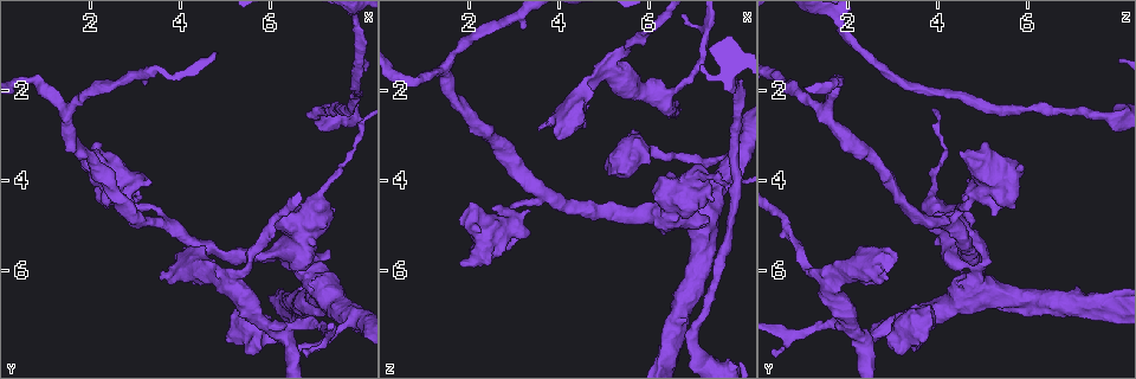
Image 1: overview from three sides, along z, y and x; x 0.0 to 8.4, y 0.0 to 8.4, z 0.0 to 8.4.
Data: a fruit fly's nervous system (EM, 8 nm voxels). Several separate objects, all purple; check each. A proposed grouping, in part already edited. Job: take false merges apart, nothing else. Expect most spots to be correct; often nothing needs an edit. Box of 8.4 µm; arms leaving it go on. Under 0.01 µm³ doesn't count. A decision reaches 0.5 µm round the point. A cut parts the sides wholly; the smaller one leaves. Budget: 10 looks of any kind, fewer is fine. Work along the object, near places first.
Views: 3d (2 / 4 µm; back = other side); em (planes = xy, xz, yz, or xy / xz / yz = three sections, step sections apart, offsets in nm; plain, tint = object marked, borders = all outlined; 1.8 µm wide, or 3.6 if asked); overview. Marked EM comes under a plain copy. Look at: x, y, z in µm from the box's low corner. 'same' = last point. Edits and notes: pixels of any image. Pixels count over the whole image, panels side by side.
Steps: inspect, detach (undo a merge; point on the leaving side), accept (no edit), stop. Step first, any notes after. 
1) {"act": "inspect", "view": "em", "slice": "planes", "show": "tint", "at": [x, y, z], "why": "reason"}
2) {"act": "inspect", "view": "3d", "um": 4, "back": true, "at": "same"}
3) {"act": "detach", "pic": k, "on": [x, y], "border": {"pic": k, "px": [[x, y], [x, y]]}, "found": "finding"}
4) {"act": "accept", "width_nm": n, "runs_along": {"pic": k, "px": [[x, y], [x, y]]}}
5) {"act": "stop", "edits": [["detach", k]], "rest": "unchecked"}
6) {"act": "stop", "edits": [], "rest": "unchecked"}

{"act": "inspect", "view": "em", "um": 3.6, "slice": "xy", "step": 4, "show": "tint", "at": [4.40, 5.95, 2.15], "why": "side arm on a straight run"}

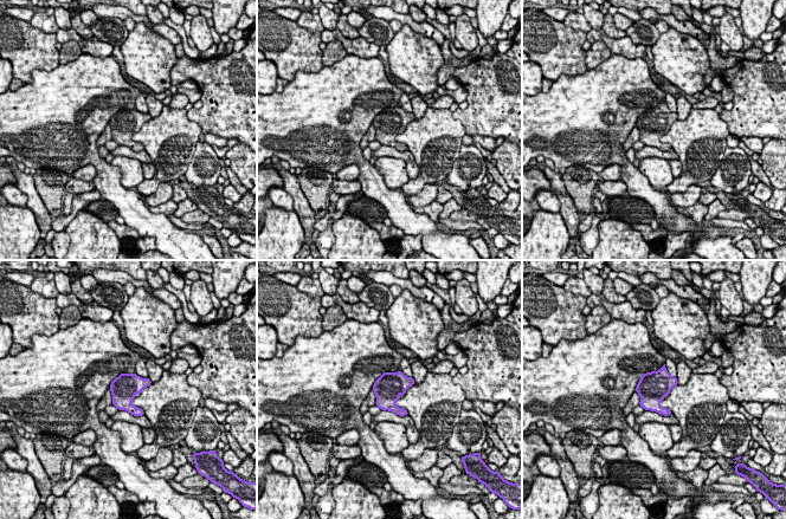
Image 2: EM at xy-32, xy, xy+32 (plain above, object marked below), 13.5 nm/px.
{"act": "inspect", "view": "em", "um": 3.6, "slice": "planes", "show": "tint", "at": "same", "why": "cut it another way"}

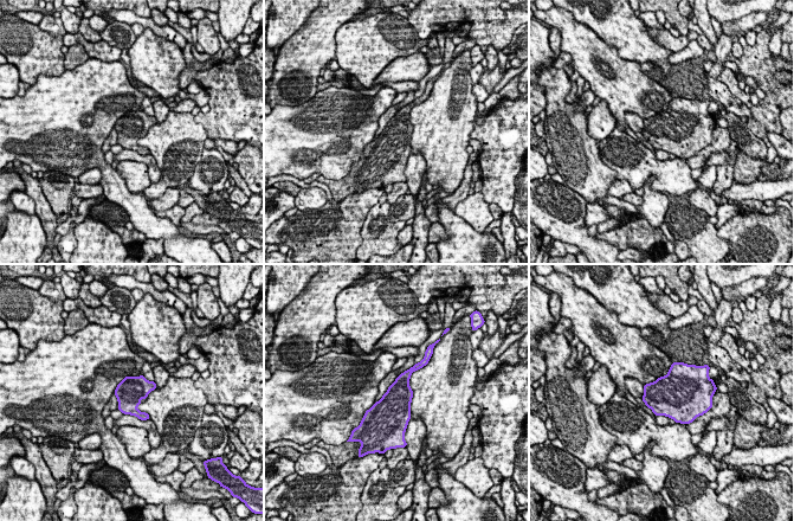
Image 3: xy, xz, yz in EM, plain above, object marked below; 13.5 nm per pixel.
{"act": "accept", "width_nm": 400, "found": "one cell here"}

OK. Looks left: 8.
{"act": "inspect", "view": "3d", "um": 4, "at": [2.80, 4.15, 5.00], "why": "four-way junction"}

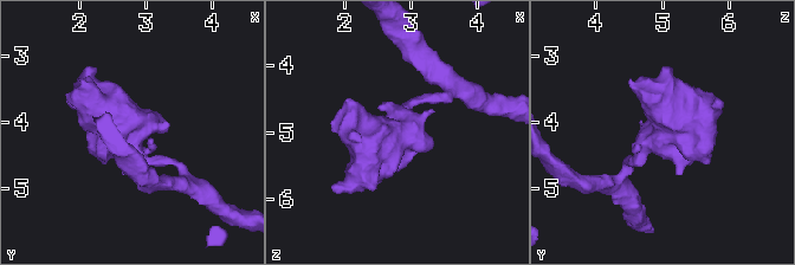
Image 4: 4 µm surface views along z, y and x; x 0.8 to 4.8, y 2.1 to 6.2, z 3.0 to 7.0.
{"act": "inspect", "view": "em", "um": 3.6, "slice": "xz", "step": 16, "show": "borders", "at": [2.75, 4.15, 5.05]}

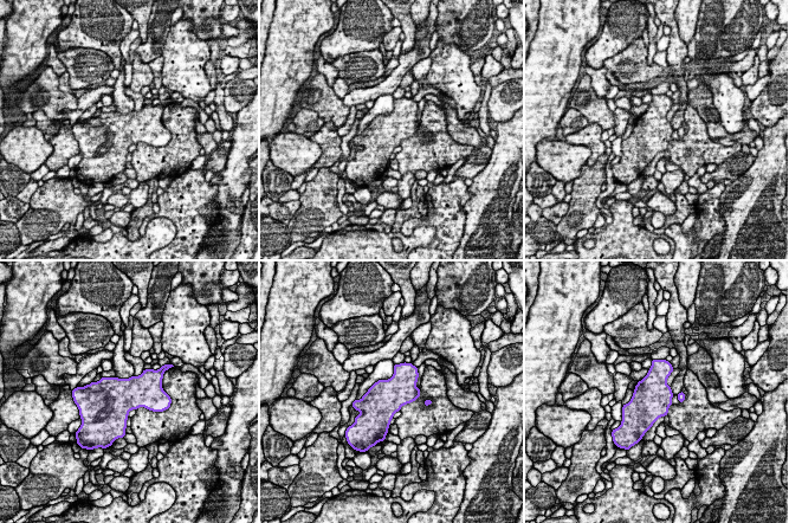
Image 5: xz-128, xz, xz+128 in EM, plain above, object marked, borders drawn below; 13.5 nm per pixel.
{"act": "accept", "width_nm": 480, "found": "continuous, no second cell"}

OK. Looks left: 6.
{"act": "inspect", "view": "em", "um": 3.6, "slice": "xz", "step": 16, "show": "tint", "at": [7.10, 6.30, 4.85], "why": "abrupt turn"}

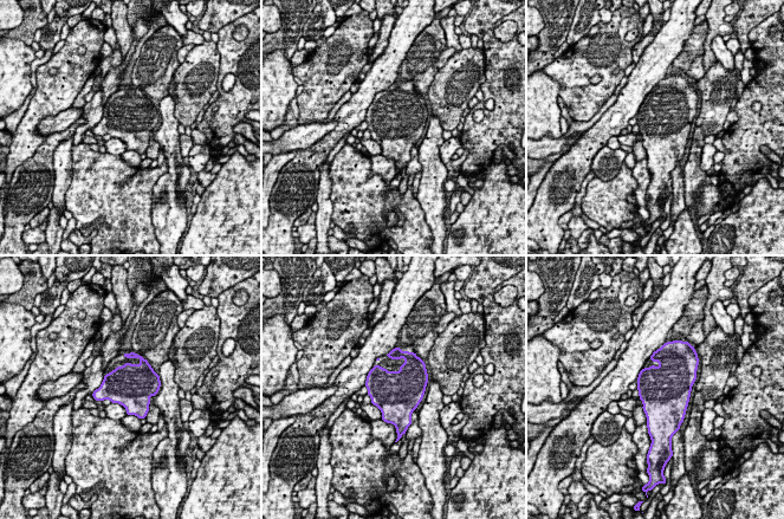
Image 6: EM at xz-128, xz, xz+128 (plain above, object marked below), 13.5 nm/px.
{"act": "inspect", "view": "em", "um": 3.6, "slice": "planes", "show": "tint", "at": "same", "why": "another direction"}

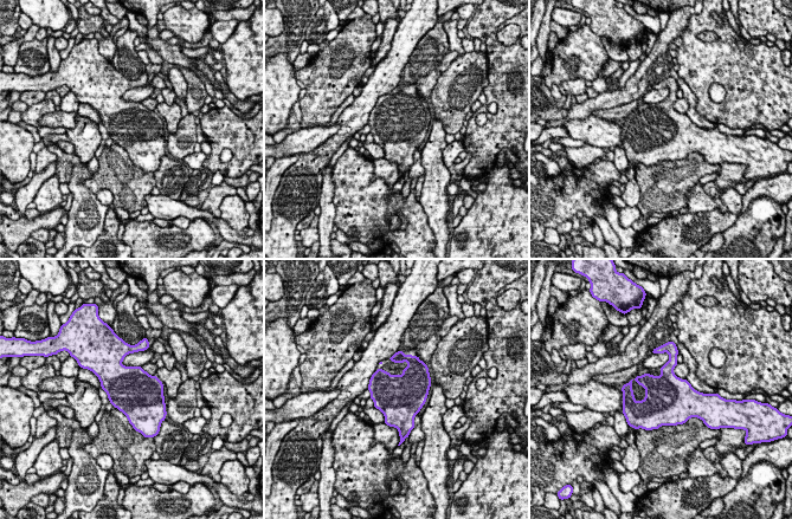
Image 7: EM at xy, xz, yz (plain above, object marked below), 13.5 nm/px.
{"act": "accept", "found": "one cell here"}

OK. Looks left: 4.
{"act": "inspect", "view": "em", "slice": "planes", "show": "tint", "at": [0.70, 1.80, 1.85], "why": "abrupt turn"}

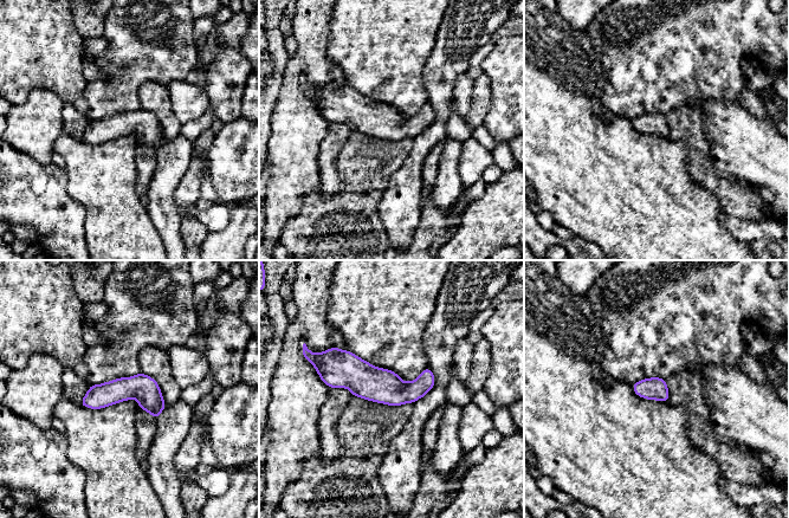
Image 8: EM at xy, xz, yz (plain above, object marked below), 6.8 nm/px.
{"act": "accept", "width_nm": 160, "runs_along": {"pic": 8, "px": [[323, 375], [431, 383]]}, "found": "one cell here"}

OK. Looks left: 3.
{"act": "stop", "edits": [], "rest": "unchecked"}

